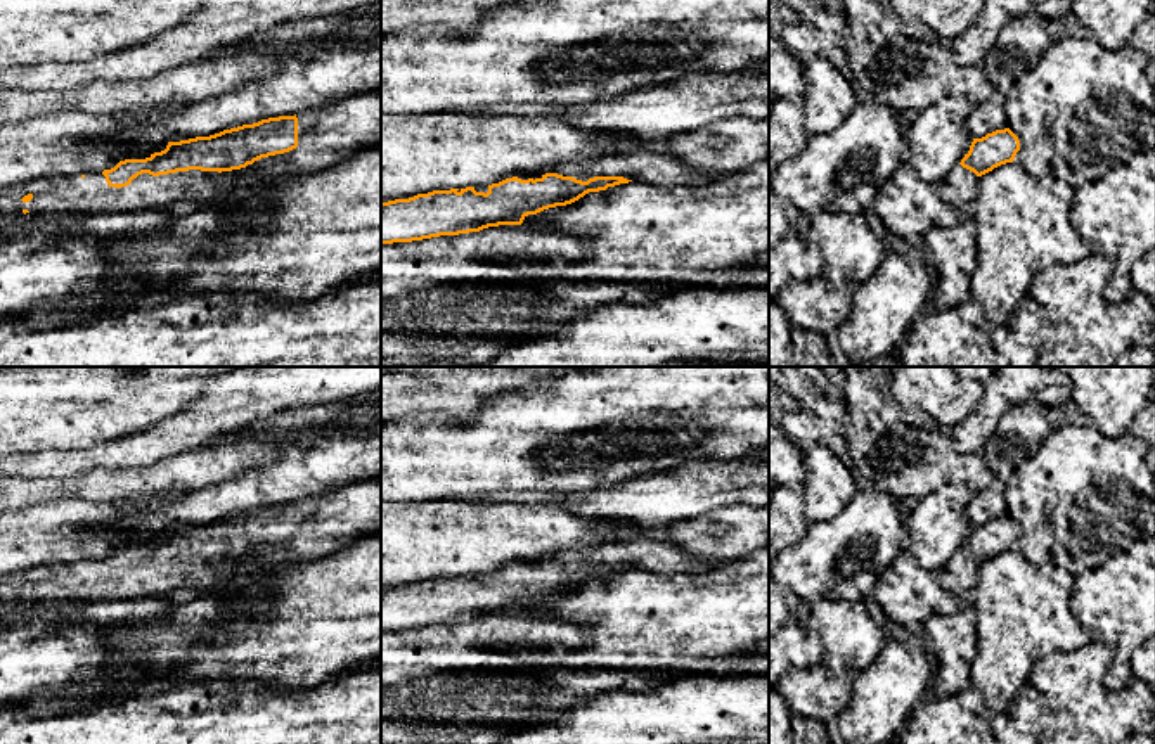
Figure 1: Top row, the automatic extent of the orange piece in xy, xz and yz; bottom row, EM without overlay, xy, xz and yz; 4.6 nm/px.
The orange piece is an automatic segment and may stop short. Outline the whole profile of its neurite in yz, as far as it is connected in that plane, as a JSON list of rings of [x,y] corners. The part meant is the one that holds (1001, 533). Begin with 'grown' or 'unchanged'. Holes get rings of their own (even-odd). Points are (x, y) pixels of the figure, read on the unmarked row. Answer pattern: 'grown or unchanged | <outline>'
grown | [[[1010,516],[973,526],[961,550],[937,573],[940,585],[966,600],[978,581],[978,566],[1001,552],[1013,550],[1018,538],[1020,528]]]

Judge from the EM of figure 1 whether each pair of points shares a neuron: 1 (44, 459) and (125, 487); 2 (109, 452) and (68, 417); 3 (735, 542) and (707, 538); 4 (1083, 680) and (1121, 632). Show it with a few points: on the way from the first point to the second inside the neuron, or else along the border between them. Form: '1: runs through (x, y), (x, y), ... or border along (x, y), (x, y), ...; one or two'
1: border along (123, 468), (89, 469), (73, 476), (44, 478); two
2: border along (139, 433), (129, 433), (90, 447), (59, 450); two
3: runs through (728, 538), (714, 538); one
4: border along (1093, 639), (1103, 641), (1112, 651), (1103, 686); two

